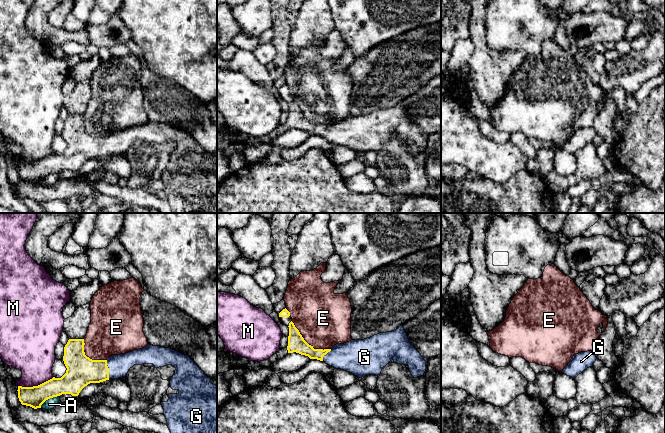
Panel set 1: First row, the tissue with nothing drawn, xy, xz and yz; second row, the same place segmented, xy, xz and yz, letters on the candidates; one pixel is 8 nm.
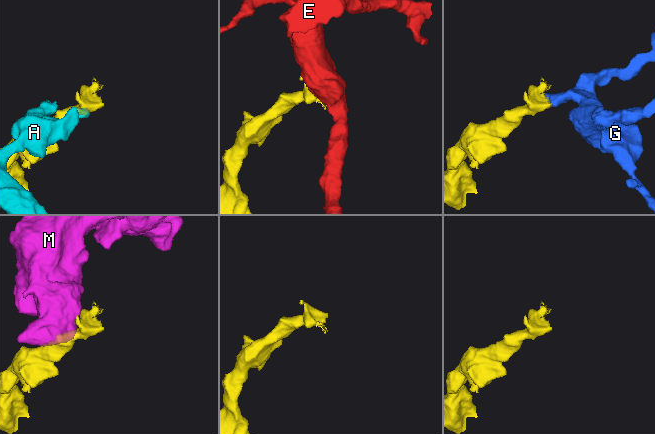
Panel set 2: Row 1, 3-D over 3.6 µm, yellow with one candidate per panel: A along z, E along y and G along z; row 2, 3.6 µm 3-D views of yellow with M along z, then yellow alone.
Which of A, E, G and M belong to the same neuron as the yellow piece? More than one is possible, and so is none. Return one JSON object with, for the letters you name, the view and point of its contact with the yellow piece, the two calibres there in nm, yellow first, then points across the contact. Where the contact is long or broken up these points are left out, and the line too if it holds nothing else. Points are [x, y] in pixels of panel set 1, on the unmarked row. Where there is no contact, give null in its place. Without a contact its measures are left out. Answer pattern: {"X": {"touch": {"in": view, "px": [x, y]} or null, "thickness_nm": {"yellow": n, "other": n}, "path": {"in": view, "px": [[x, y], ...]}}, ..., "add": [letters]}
{"G": {"touch": {"in": "xy", "px": [108, 145]}, "thickness_nm": {"yellow": 240, "other": 170}, "path": {"in": "xy", "px": [[81, 146], [108, 145], [119, 141]]}}, "add": ["G"]}

